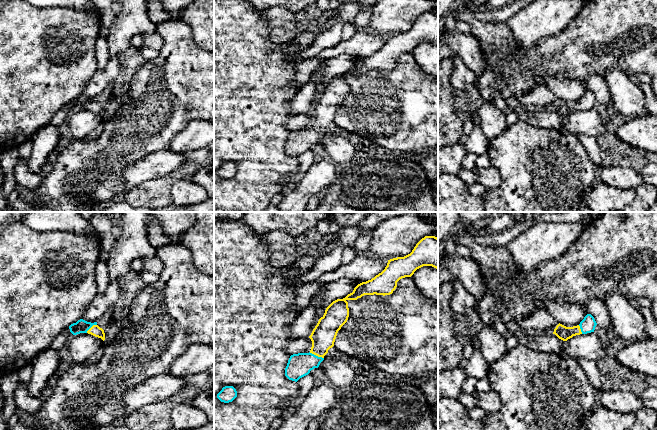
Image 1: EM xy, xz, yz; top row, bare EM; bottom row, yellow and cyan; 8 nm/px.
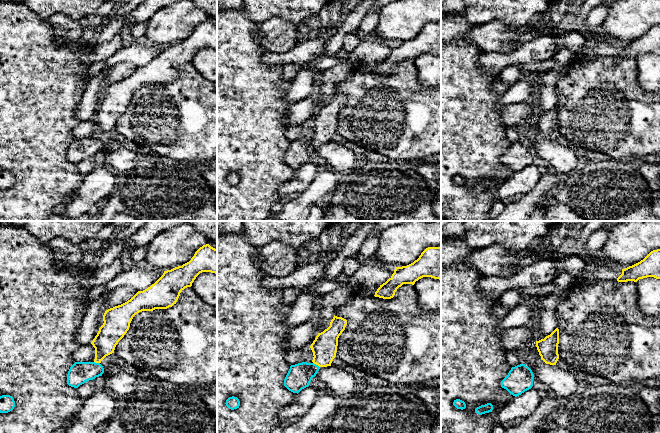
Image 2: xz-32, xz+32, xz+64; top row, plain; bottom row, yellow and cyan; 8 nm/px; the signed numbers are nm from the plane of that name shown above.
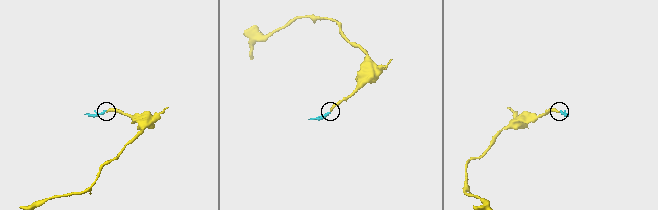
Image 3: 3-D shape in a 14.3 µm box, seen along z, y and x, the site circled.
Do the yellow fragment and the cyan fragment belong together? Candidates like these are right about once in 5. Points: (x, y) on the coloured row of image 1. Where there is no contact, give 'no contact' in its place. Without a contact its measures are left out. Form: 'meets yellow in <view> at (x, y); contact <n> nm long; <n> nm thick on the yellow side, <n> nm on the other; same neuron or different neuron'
meets yellow in xz at (316, 355); contact 130 nm long; 200 nm thick on the yellow side, 190 nm on the other; same neuron

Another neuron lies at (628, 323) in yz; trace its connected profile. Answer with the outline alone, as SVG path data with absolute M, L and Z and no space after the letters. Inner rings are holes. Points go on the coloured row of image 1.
M610 292L604 300L616 335L627 344L646 337L646 322L638 309L619 292Z

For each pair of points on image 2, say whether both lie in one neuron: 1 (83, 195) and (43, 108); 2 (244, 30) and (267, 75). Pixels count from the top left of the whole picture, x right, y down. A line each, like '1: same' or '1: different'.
1: different
2: same

